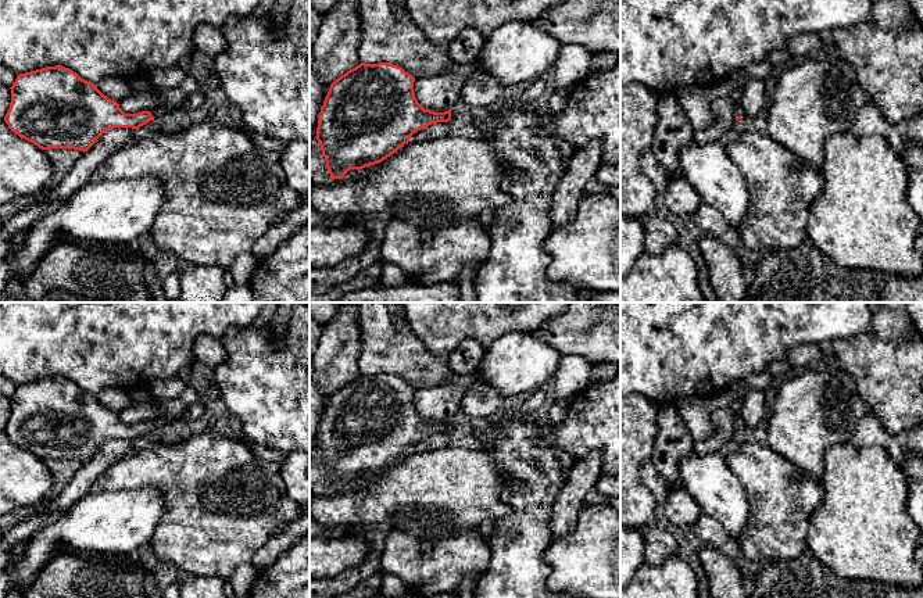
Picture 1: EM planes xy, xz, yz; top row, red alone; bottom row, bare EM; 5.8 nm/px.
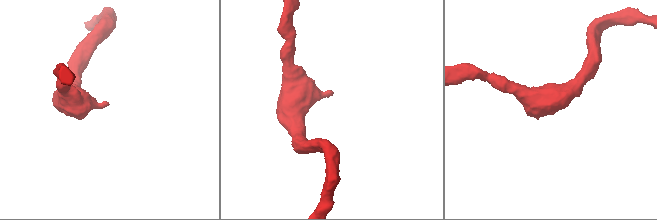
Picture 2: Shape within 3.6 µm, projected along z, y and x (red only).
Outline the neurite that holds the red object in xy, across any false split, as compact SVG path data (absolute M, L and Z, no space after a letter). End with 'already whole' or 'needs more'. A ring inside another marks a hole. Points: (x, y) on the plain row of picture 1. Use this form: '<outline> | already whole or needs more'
M62 376L19 384L10 400L11 413L4 427L6 434L21 450L42 461L74 459L85 463L108 440L139 440L164 425L176 423L175 419L161 416L151 422L125 425L119 415L104 407L96 395Z | needs more

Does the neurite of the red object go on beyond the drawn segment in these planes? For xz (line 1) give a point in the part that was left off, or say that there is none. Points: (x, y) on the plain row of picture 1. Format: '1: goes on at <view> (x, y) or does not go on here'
1: does not go on here

